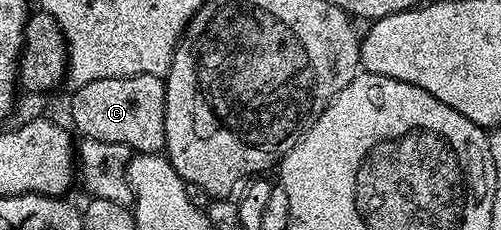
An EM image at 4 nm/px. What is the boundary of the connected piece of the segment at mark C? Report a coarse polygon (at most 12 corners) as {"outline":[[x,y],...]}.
{"outline":[[122,76],[74,89],[88,140],[159,154],[165,84]]}

